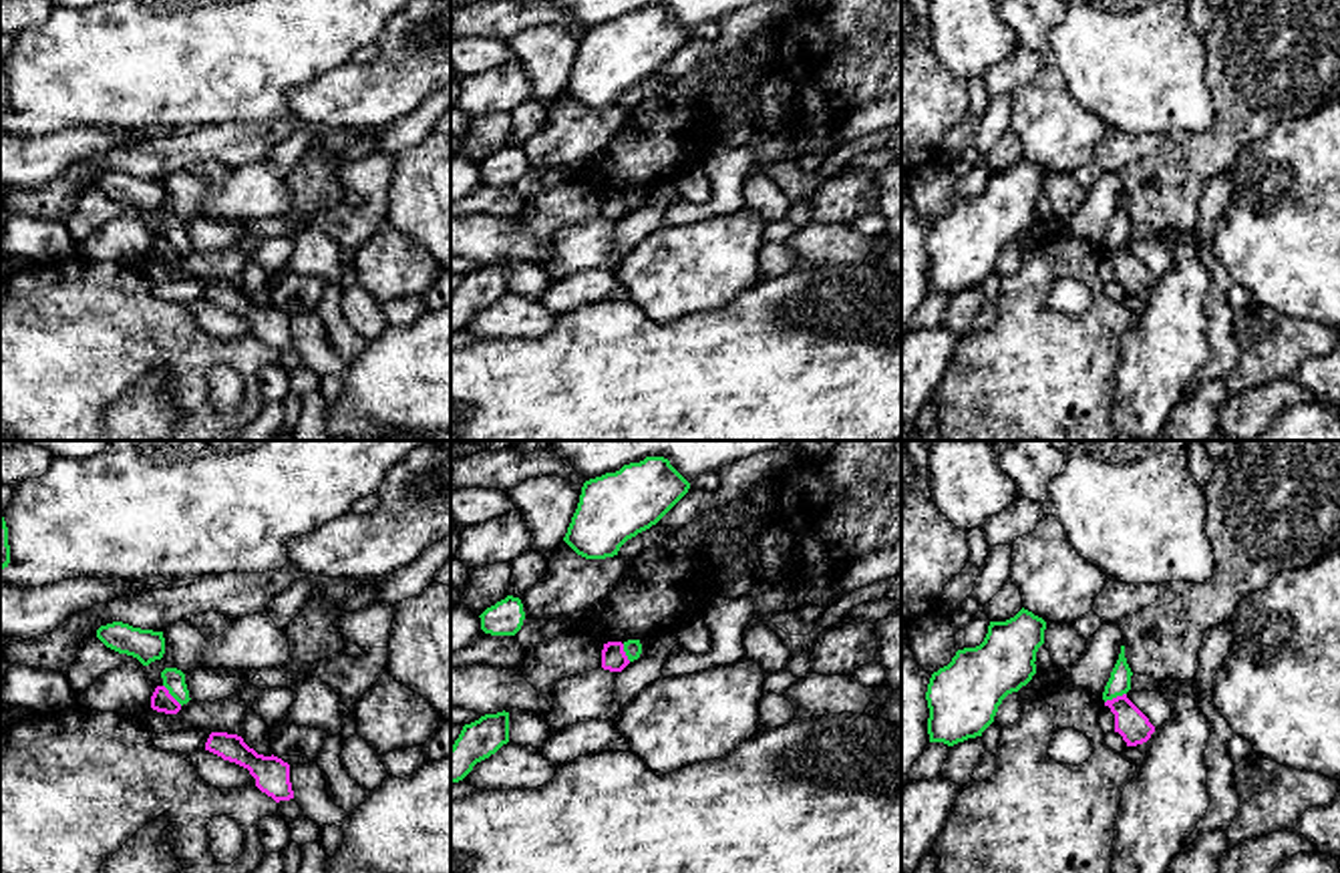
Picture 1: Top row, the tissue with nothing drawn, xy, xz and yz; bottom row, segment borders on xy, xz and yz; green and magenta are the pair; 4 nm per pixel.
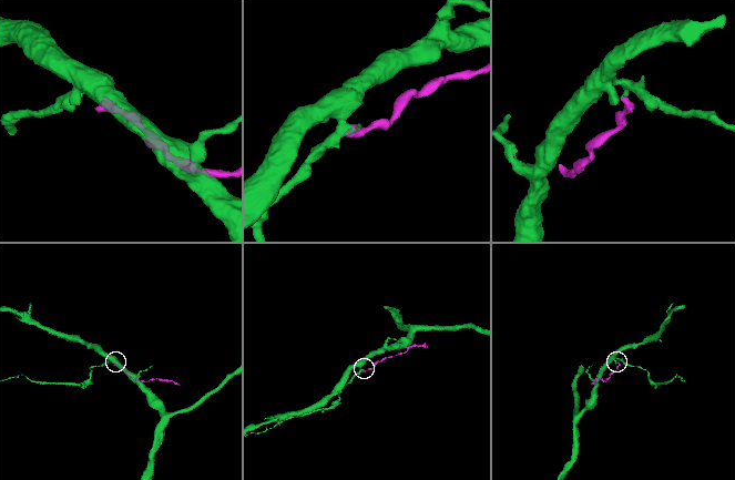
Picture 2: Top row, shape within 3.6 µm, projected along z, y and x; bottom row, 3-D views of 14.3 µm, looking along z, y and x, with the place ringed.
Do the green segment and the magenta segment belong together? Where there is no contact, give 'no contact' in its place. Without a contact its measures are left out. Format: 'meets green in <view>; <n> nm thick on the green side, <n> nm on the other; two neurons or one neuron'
meets green in yz; 90 nm thick on the green side, 130 nm on the other; two neurons

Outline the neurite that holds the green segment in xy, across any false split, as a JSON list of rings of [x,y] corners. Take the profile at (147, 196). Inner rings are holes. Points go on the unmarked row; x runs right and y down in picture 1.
[[[123,171],[101,175],[97,187],[107,197],[137,207],[143,215],[161,209],[165,203],[163,181],[141,179]]]

